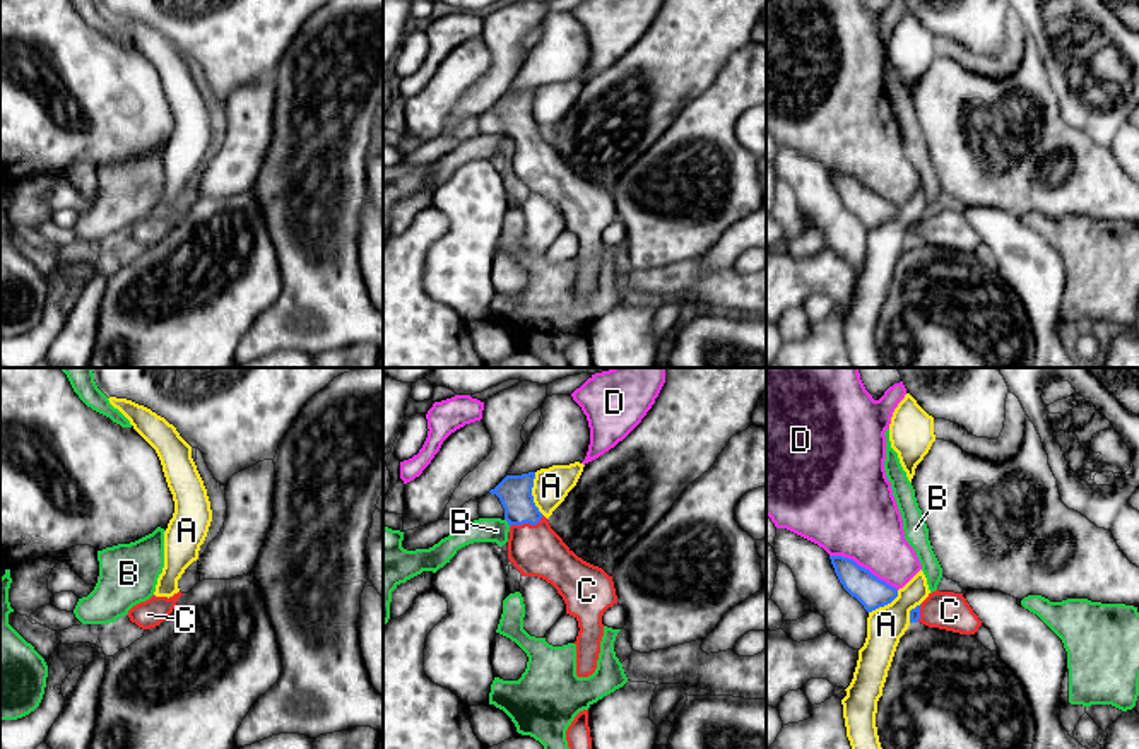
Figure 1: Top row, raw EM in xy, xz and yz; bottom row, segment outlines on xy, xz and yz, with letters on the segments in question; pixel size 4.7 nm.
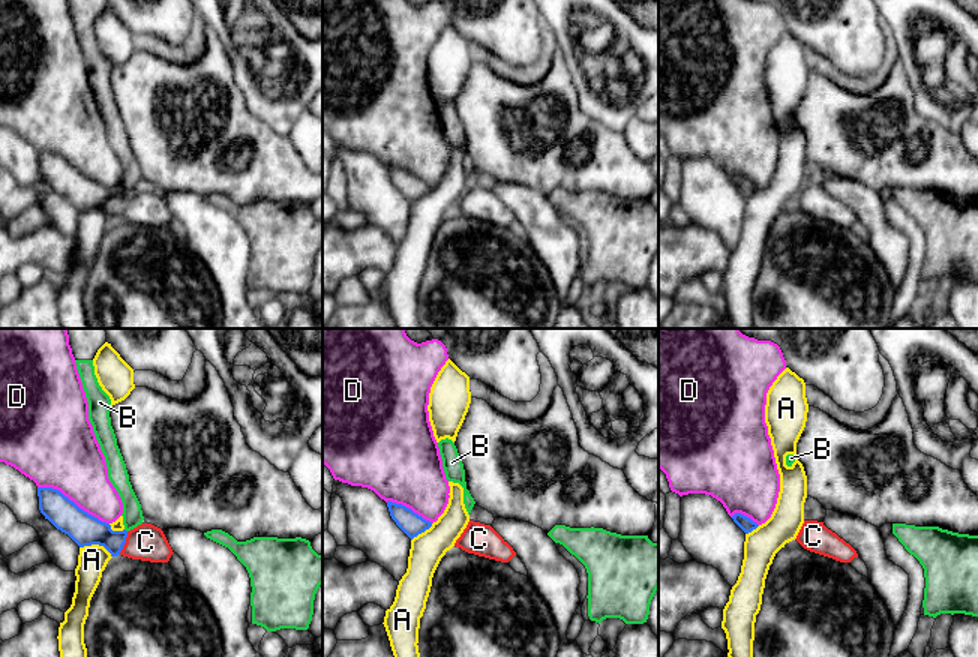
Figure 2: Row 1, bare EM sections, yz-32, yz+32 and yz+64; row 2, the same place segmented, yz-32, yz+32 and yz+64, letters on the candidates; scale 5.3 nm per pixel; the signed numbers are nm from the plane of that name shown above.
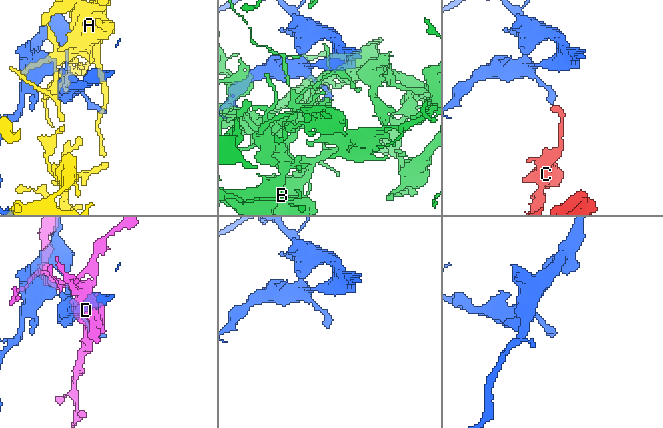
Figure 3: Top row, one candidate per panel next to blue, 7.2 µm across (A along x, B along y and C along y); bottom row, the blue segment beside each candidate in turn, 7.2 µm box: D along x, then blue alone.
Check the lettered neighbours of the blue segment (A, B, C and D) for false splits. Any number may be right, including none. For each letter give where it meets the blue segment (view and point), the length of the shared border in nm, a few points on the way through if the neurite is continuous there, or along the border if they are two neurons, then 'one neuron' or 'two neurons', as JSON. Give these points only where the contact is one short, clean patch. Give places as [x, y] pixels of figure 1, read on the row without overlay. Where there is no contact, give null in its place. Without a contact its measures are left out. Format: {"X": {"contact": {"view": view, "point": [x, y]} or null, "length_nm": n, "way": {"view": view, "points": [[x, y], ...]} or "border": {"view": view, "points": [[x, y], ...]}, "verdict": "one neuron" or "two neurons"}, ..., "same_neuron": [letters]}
{"A": {"contact": {"view": "xz", "point": [531, 112]}, "length_nm": 220, "verdict": "two neurons"}, "B": {"contact": {"view": "xz", "point": [507, 137]}, "length_nm": 50, "verdict": "two neurons"}, "C": {"contact": {"view": "xz", "point": [527, 139]}, "length_nm": 170, "way": {"view": "xz", "points": [[515, 108], [520, 130], [527, 139], [532, 163], [537, 168]]}, "verdict": "one neuron"}, "D": {"contact": {"view": "yz", "point": [864, 185]}, "length_nm": 360, "verdict": "two neurons"}, "same_neuron": ["C"]}

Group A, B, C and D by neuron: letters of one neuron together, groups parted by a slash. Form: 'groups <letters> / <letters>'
groups A / B / C / D

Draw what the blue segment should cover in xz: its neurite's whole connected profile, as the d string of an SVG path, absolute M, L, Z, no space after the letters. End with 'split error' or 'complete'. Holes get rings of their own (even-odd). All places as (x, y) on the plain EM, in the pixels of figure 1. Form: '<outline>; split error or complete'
M535 89L506 92L491 111L496 111L505 125L505 137L510 142L508 176L522 193L537 193L551 200L566 221L566 231L578 238L576 253L576 292L588 294L597 286L600 258L604 253L602 233L617 221L612 193L602 185L578 174L563 156L551 145L547 135L534 120Z; split error

